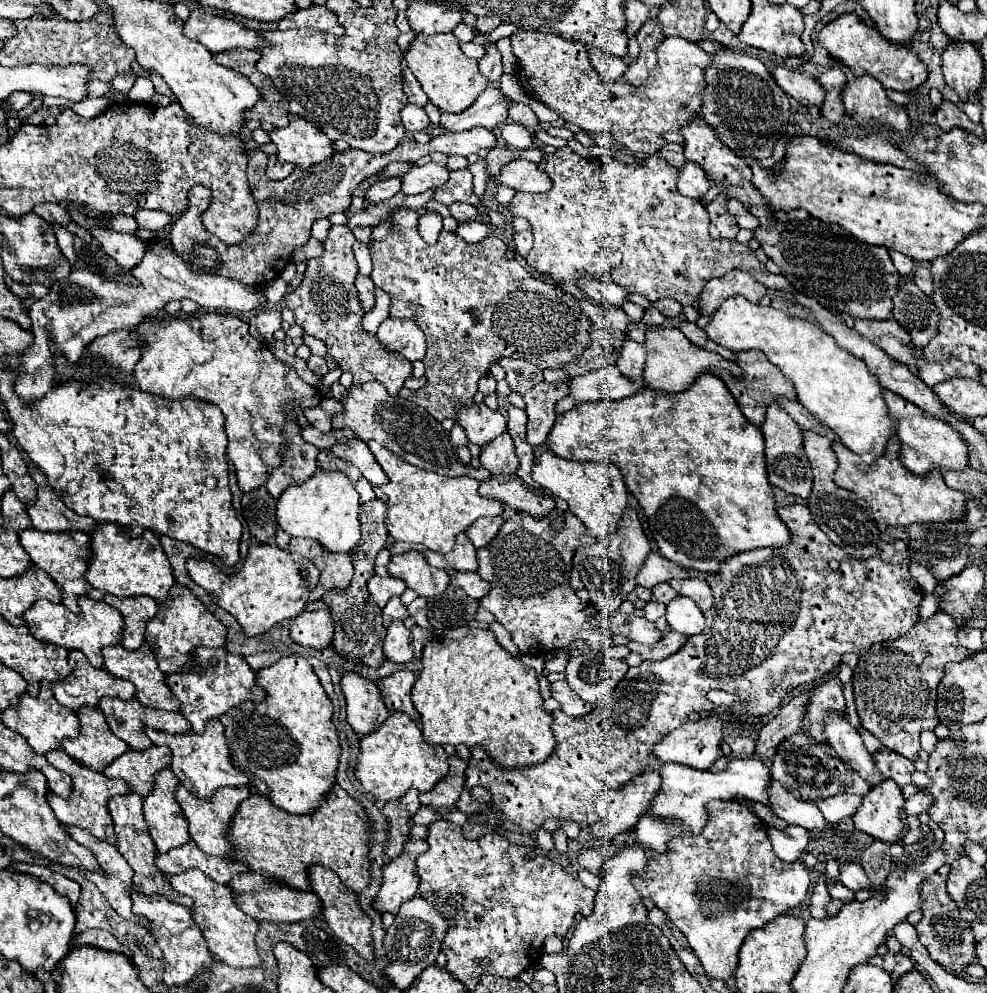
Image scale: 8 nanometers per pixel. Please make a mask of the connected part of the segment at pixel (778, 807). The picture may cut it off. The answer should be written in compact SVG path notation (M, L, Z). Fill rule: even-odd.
M772 781L770 785L770 805L774 813L778 813L778 817L790 825L798 825L808 831L826 829L826 819L822 817L820 809L814 803L796 799L778 781Z

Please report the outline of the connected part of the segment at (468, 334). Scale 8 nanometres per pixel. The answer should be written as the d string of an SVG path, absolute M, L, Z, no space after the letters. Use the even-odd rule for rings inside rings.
M398 209L392 215L394 229L382 241L370 245L370 255L374 261L372 279L376 287L390 295L390 317L412 319L420 325L426 335L426 357L422 359L426 367L426 387L418 391L402 389L400 395L416 405L422 405L436 421L446 417L456 417L454 403L470 403L478 391L478 379L488 373L500 357L526 359L540 369L560 369L564 363L574 361L584 353L590 341L590 321L586 313L576 305L574 297L564 295L558 285L532 277L516 259L506 259L506 243L490 235L482 243L470 245L460 235L442 231L434 245L428 245L418 233L420 213L412 209Z

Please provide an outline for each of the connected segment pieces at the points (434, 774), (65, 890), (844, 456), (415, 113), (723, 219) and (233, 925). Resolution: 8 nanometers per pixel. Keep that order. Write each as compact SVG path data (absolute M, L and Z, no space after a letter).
M402 711L390 713L378 731L364 735L360 739L360 747L362 755L358 759L356 777L368 793L384 803L400 799L410 787L416 787L420 793L424 793L448 773L448 755L444 747L426 743L418 723Z
M14 863L12 869L38 877L40 881L52 885L52 889L54 889L58 895L68 897L70 903L76 905L78 895L80 895L80 885L74 883L74 881L70 881L70 879L66 879L64 875L58 875L58 873L54 873L54 871L46 869L46 867L38 867L38 865L30 865L30 863Z
M892 437L888 441L886 453L882 457L876 457L870 465L864 463L856 453L846 449L842 443L832 443L832 449L838 457L838 469L834 473L834 483L838 487L844 487L848 491L854 491L858 497L862 497L878 523L880 529L886 527L904 527L912 523L936 523L936 521L952 521L960 519L966 511L966 499L962 493L950 489L942 473L930 471L926 477L918 477L910 473L904 465L898 461L900 441L898 437Z
M408 103L408 105L402 109L402 123L404 123L404 129L406 129L408 133L416 133L416 131L424 131L424 129L430 125L430 119L428 119L428 115L424 113L422 107Z
M720 193L716 199L710 201L710 205L706 207L708 215L710 215L710 235L714 239L734 239L738 233L738 223L734 221L734 217L730 217L728 209L726 209L726 201L730 197L726 197L724 193Z
M190 869L170 877L170 885L178 893L190 895L194 899L194 919L206 937L210 953L214 953L216 959L224 961L230 967L240 967L240 969L262 965L262 959L258 955L258 947L254 941L258 933L258 923L250 915L242 913L242 909L236 907L234 891L228 885L216 883L214 879L206 877L200 869Z

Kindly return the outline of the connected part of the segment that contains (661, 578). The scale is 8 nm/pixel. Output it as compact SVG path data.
M650 553L646 557L644 567L640 569L636 581L638 581L638 585L642 585L646 589L652 589L658 583L670 581L670 579L686 579L686 577L690 577L690 573L684 567L668 561L660 553Z

